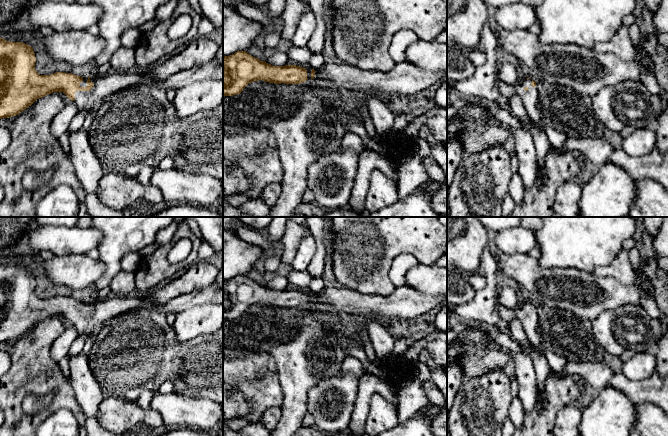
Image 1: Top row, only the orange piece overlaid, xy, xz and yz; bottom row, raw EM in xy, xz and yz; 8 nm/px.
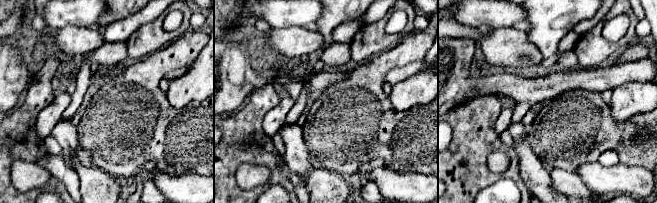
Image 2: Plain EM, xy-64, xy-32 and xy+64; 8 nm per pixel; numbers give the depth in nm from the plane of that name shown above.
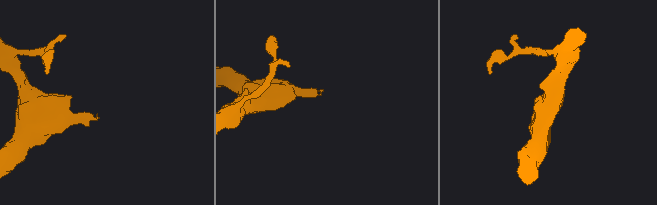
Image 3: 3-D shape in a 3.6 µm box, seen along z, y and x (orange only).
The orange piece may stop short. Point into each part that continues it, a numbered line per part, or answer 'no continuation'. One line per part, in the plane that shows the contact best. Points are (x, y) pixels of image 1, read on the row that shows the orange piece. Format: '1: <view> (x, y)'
1: xy (104, 86)

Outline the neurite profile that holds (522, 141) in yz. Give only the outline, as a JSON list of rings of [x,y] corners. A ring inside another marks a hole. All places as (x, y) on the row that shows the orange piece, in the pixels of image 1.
[[[514,129],[512,147],[515,149],[518,159],[518,174],[520,175],[524,189],[531,187],[537,174],[537,155],[533,138],[528,130]]]

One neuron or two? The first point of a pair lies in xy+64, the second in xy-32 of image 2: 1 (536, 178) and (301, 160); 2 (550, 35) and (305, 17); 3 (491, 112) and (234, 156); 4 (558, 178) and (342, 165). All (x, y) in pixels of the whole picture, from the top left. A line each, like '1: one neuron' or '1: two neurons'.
1: one neuron
2: two neurons
3: one neuron
4: two neurons

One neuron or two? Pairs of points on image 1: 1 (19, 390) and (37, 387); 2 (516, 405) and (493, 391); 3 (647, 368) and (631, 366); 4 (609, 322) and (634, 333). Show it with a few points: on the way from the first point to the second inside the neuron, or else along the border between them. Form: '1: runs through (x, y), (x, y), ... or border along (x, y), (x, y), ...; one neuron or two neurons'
1: runs through (23, 387), (33, 387); one neuron
2: border along (513, 398), (507, 415); two neurons
3: runs through (643, 367), (635, 367); one neuron
4: runs through (615, 328), (628, 328); one neuron

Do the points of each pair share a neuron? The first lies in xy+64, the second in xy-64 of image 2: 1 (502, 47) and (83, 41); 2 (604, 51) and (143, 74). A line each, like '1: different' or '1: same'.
1: same
2: different

